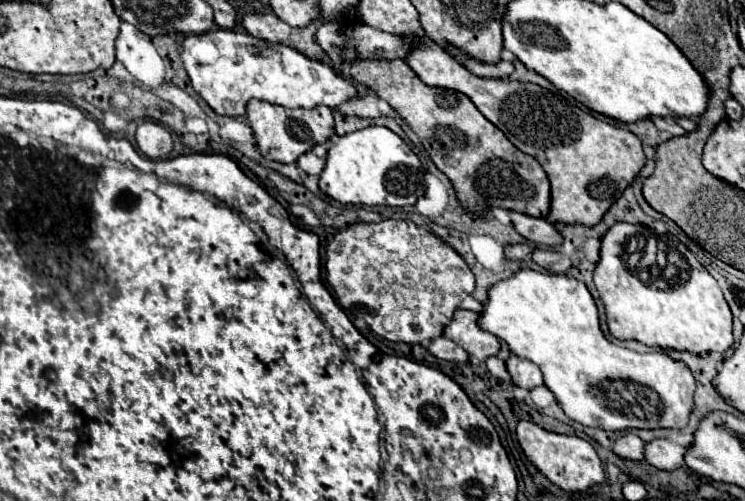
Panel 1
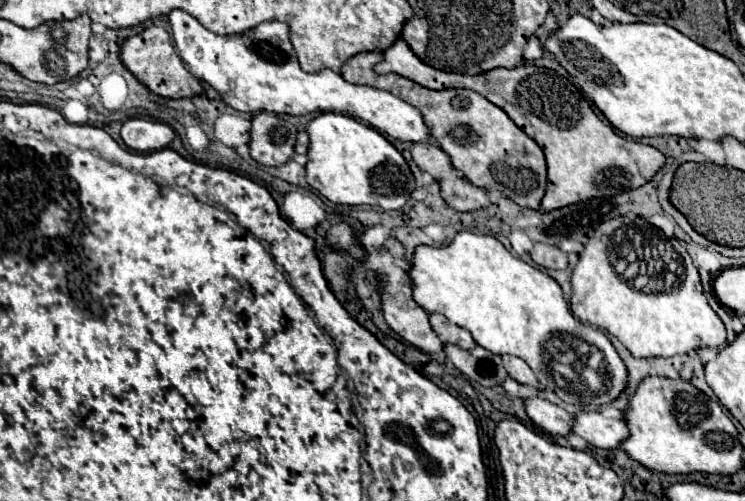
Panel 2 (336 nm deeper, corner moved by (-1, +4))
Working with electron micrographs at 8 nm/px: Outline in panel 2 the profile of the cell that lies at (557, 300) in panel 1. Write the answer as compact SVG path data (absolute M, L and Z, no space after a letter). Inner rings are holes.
M460 231L444 245L418 245L410 257L408 279L412 283L412 299L424 311L446 315L450 323L468 329L480 347L496 355L510 353L524 359L540 383L552 387L560 399L568 403L580 403L580 397L558 389L550 375L546 375L544 383L544 373L548 373L548 367L542 357L542 347L544 341L554 333L576 335L582 341L596 345L604 355L610 383L606 385L604 393L588 397L588 403L608 403L624 391L626 365L608 337L602 331L578 321L572 315L560 285L538 267L512 257L496 237Z

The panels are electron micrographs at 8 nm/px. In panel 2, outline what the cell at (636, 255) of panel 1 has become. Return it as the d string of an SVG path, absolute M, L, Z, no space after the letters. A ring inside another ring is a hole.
M616 217L602 223L588 239L580 261L572 271L572 313L582 323L594 323L618 337L634 357L672 357L700 347L720 347L726 343L726 329L702 295L700 275L688 251L678 239L666 237L646 219Z

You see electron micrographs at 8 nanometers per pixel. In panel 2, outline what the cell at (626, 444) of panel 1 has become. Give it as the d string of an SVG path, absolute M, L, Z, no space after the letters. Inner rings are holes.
M528 397L522 399L524 401L524 409L526 415L544 431L548 433L558 433L568 437L570 435L570 425L572 425L572 415L568 411L564 411L562 407L544 401L540 397Z

